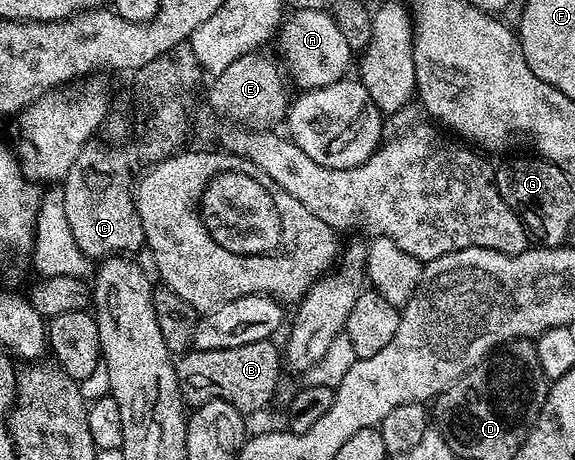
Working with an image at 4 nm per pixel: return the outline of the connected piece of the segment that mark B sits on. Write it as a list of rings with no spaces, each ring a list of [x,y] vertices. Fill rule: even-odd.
[[[267,339],[250,342],[237,348],[189,350],[183,353],[175,361],[175,366],[178,386],[185,405],[199,406],[211,400],[225,400],[245,414],[251,414],[264,407],[276,390],[276,383],[280,380],[280,364],[282,366],[281,349],[279,347],[276,349],[272,344],[273,341]]]

